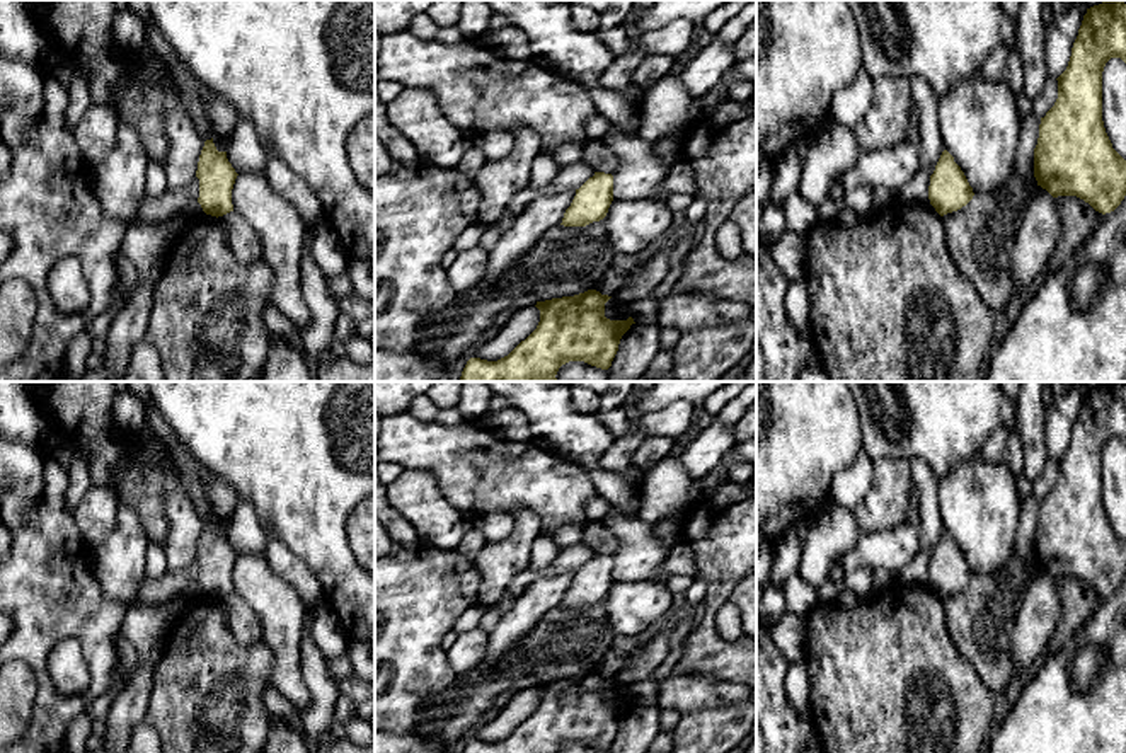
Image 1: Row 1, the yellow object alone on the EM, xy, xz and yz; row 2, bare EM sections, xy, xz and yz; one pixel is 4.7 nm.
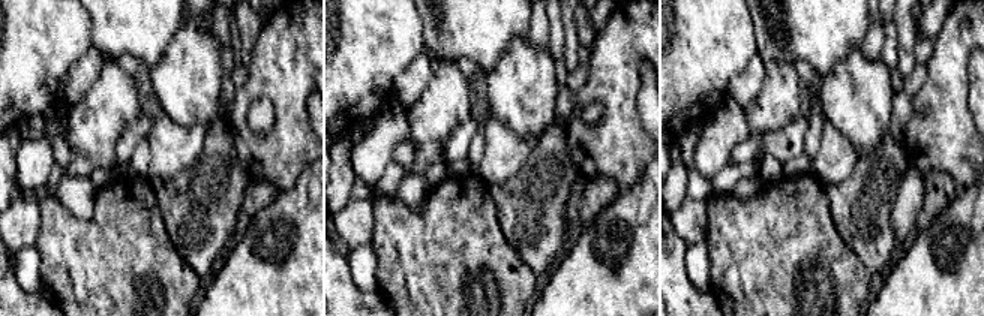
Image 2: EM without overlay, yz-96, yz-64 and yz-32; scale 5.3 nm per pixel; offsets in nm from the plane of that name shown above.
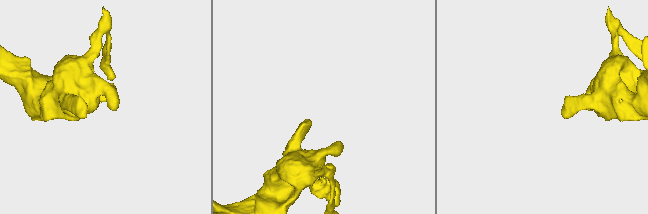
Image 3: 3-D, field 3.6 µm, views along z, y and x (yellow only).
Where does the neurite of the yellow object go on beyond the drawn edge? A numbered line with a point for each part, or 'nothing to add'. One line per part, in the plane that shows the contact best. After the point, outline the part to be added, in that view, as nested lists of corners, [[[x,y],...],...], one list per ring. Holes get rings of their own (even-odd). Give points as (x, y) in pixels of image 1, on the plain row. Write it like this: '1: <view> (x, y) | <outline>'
nothing to add

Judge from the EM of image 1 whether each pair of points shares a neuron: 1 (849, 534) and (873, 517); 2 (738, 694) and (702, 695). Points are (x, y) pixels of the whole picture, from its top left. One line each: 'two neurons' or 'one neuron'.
1: two neurons
2: one neuron

